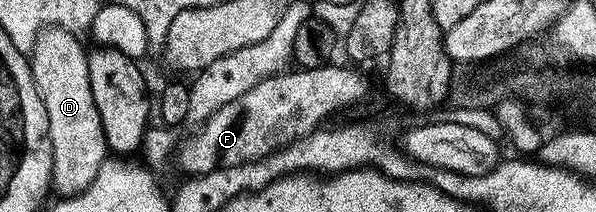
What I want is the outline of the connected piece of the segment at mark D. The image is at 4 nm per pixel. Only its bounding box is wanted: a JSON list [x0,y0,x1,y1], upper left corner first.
[29,26,109,196]

